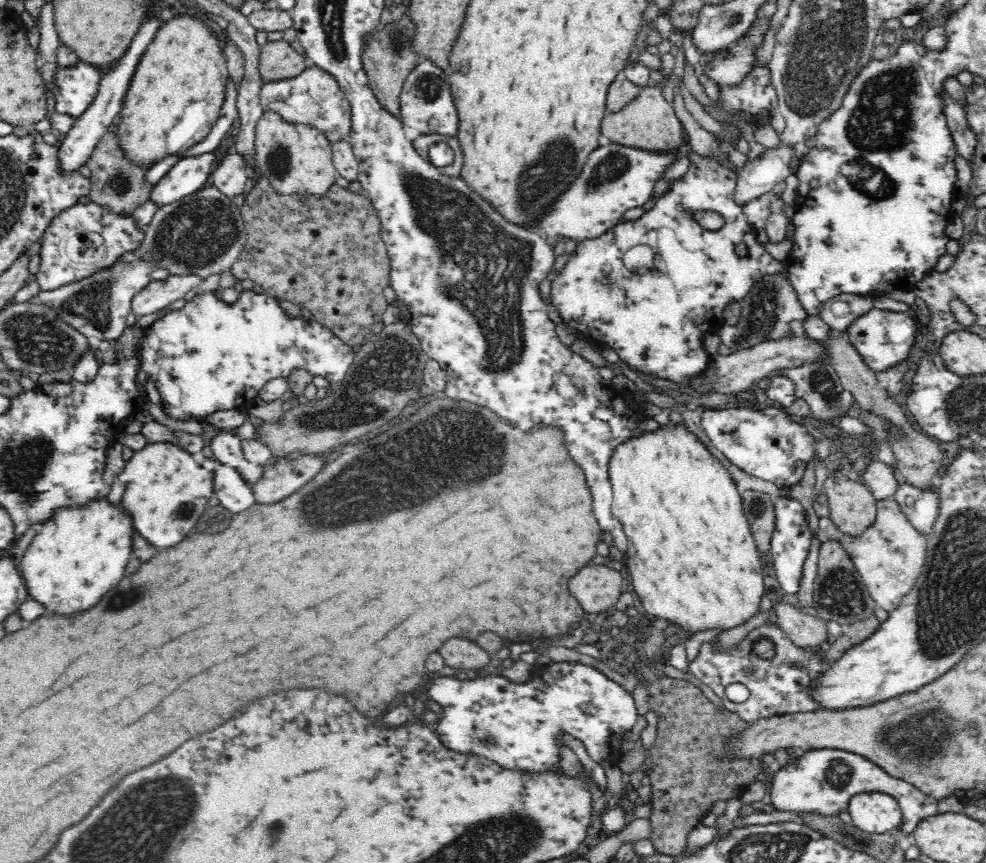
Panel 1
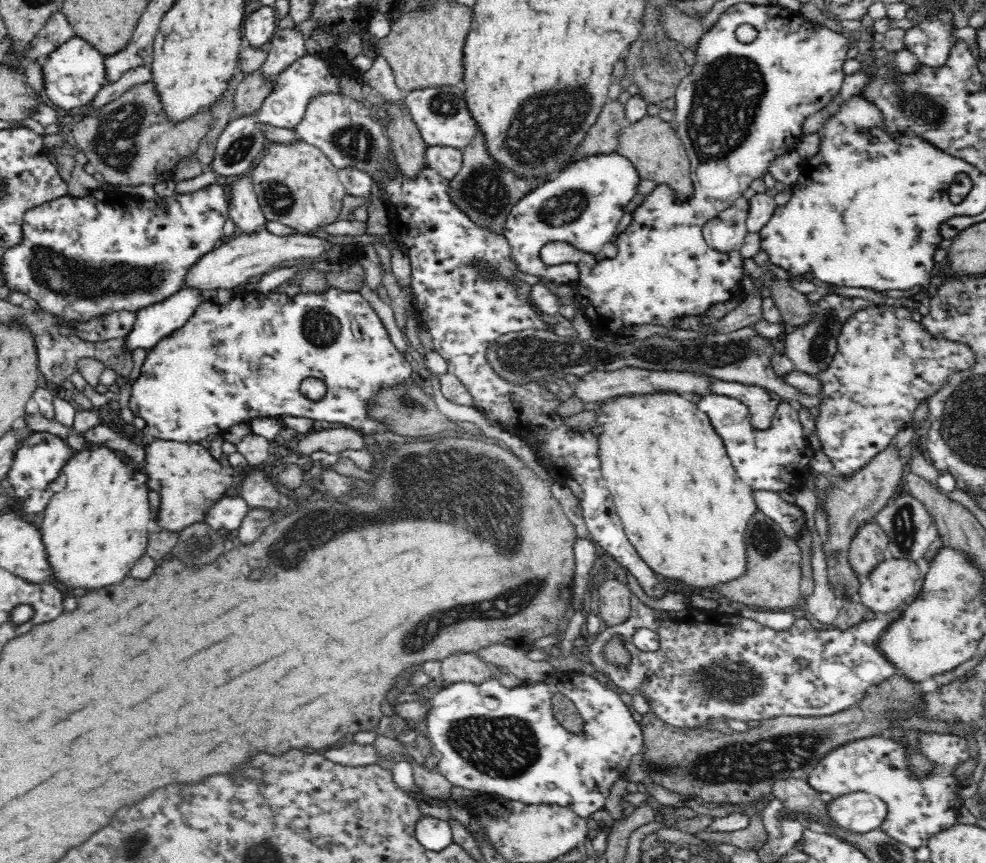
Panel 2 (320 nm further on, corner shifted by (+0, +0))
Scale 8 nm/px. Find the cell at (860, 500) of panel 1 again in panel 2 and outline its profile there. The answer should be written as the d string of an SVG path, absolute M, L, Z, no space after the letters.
M870 519L858 527L849 546L849 561L856 575L867 575L882 559L888 557L885 531Z

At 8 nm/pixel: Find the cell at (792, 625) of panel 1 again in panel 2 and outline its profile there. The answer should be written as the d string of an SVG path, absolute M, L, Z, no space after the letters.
M757 510L746 526L746 548L748 548L748 566L746 576L742 582L732 586L724 586L718 590L727 602L737 606L750 606L769 608L772 611L790 611L800 598L800 559L801 552L798 544L790 540L772 518Z

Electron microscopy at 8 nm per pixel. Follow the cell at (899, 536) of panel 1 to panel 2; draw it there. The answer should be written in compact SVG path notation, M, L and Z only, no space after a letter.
M888 556L867 575L859 576L861 602L875 613L890 612L901 608L902 604L909 602L917 593L919 579L923 578L923 573L917 561Z

